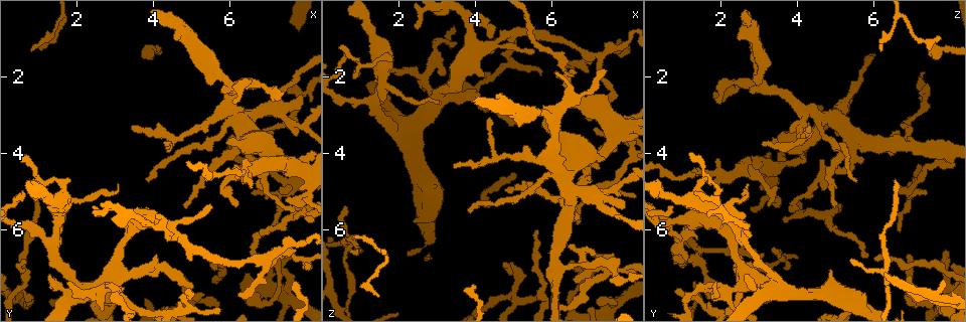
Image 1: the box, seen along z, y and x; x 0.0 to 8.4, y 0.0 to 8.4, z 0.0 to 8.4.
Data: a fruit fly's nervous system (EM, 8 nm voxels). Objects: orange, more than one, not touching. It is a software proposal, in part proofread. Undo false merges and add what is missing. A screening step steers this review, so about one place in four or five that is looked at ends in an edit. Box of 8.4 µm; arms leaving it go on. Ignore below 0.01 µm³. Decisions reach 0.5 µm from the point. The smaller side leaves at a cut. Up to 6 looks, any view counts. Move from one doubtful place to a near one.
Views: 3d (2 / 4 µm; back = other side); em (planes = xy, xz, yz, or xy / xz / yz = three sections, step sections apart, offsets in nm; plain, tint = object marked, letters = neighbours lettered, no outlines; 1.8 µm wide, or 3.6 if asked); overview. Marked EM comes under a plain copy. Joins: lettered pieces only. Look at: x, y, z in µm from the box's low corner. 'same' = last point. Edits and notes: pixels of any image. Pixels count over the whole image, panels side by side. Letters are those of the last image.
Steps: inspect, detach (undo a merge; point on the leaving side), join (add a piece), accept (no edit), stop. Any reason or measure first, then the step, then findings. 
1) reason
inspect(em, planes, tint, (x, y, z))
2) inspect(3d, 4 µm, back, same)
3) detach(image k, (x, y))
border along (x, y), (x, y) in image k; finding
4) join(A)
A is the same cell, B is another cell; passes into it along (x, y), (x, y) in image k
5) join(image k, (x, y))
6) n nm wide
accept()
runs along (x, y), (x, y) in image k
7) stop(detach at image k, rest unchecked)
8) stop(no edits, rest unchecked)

abrupt turn
inspect(3d, 4 µm, (7.95, 6.75, 3.60))

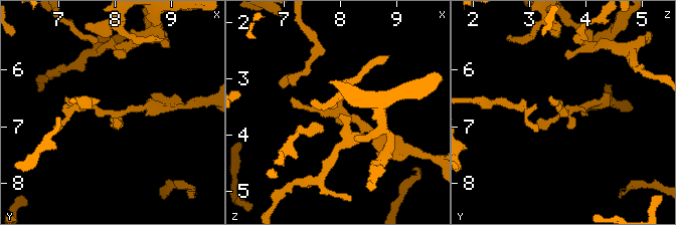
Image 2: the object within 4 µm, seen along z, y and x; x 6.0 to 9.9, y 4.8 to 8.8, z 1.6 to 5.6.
inspect(em, planes, letters, (7.95, 6.80, 3.60))

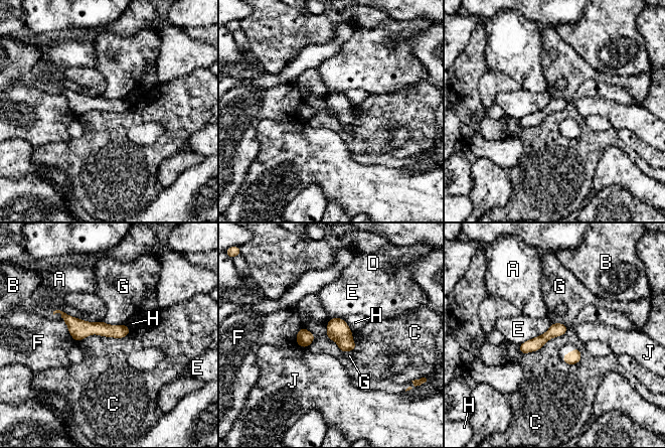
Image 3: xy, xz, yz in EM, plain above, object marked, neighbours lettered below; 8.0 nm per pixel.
accept()
A, B, C, D, E, F, G, H and J are other cells; border along (131, 329), (77, 342) in image 3; all the same neuron

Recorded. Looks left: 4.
four or more arms meet
inspect(3d, 2 µm, (1.90, 7.70, 3.15))

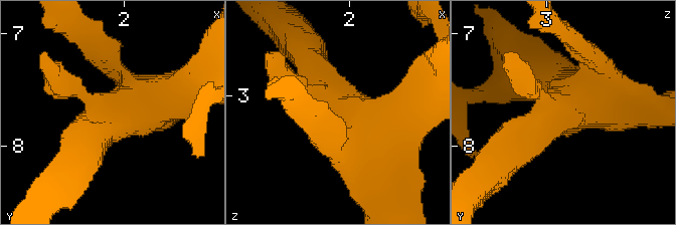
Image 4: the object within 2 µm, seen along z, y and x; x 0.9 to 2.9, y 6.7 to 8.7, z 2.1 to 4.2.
shape alone is not enough
inspect(em, planes, letters, (1.96, 7.76, 3.10))

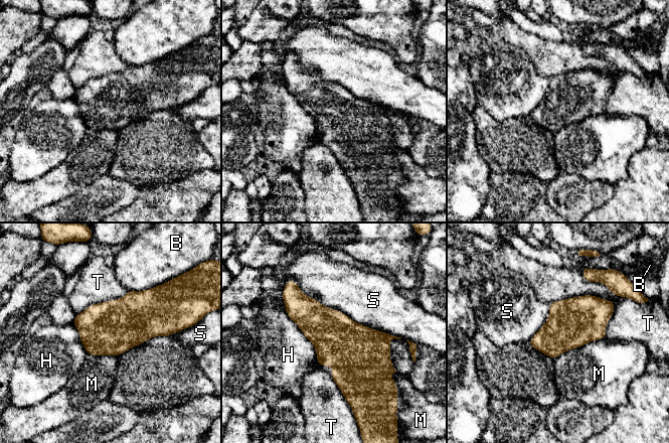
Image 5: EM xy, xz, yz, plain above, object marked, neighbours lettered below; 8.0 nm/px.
400 nm wide; S touches over 1000 nm
accept()
B, H, M, S and T are other cells; continuous, no second neuron

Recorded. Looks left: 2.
thin end
inspect(3d, 2 µm, (3.30, 7.55, 1.90))

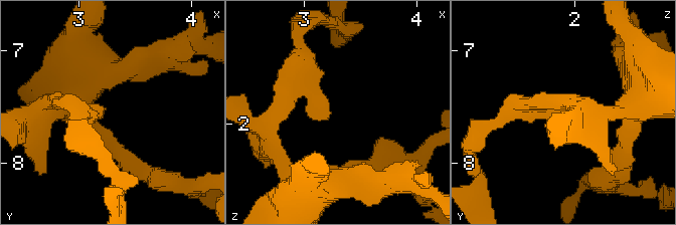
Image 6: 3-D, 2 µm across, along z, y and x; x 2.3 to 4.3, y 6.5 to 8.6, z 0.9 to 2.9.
now the EM
inspect(em, planes, letters, (3.24, 7.52, 1.84))

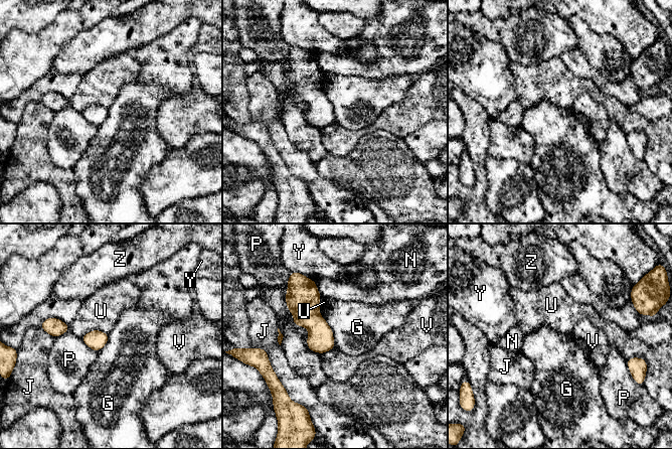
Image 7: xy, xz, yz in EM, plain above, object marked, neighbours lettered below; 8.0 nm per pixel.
accept()
G, J, N, P, U, V, Y and Z are other cells; border along (325, 318), (332, 331), (335, 347) in image 7; no lettered piece goes on from it

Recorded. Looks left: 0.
stop(no edits, rest unchecked)

